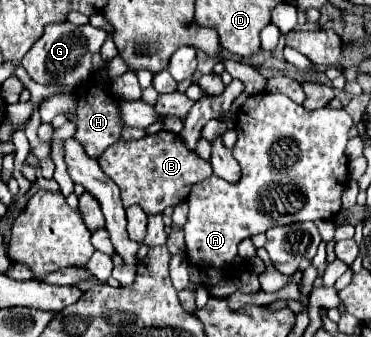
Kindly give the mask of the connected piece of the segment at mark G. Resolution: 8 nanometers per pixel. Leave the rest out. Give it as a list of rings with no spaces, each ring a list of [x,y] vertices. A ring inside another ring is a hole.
[[[69,22],[51,24],[51,28],[47,28],[47,32],[41,36],[41,40],[37,40],[33,48],[27,52],[27,56],[21,60],[21,66],[37,84],[67,84],[75,88],[83,80],[91,78],[93,74],[91,56],[101,50],[105,40],[107,32],[93,28],[91,24],[87,26],[75,26]]]

